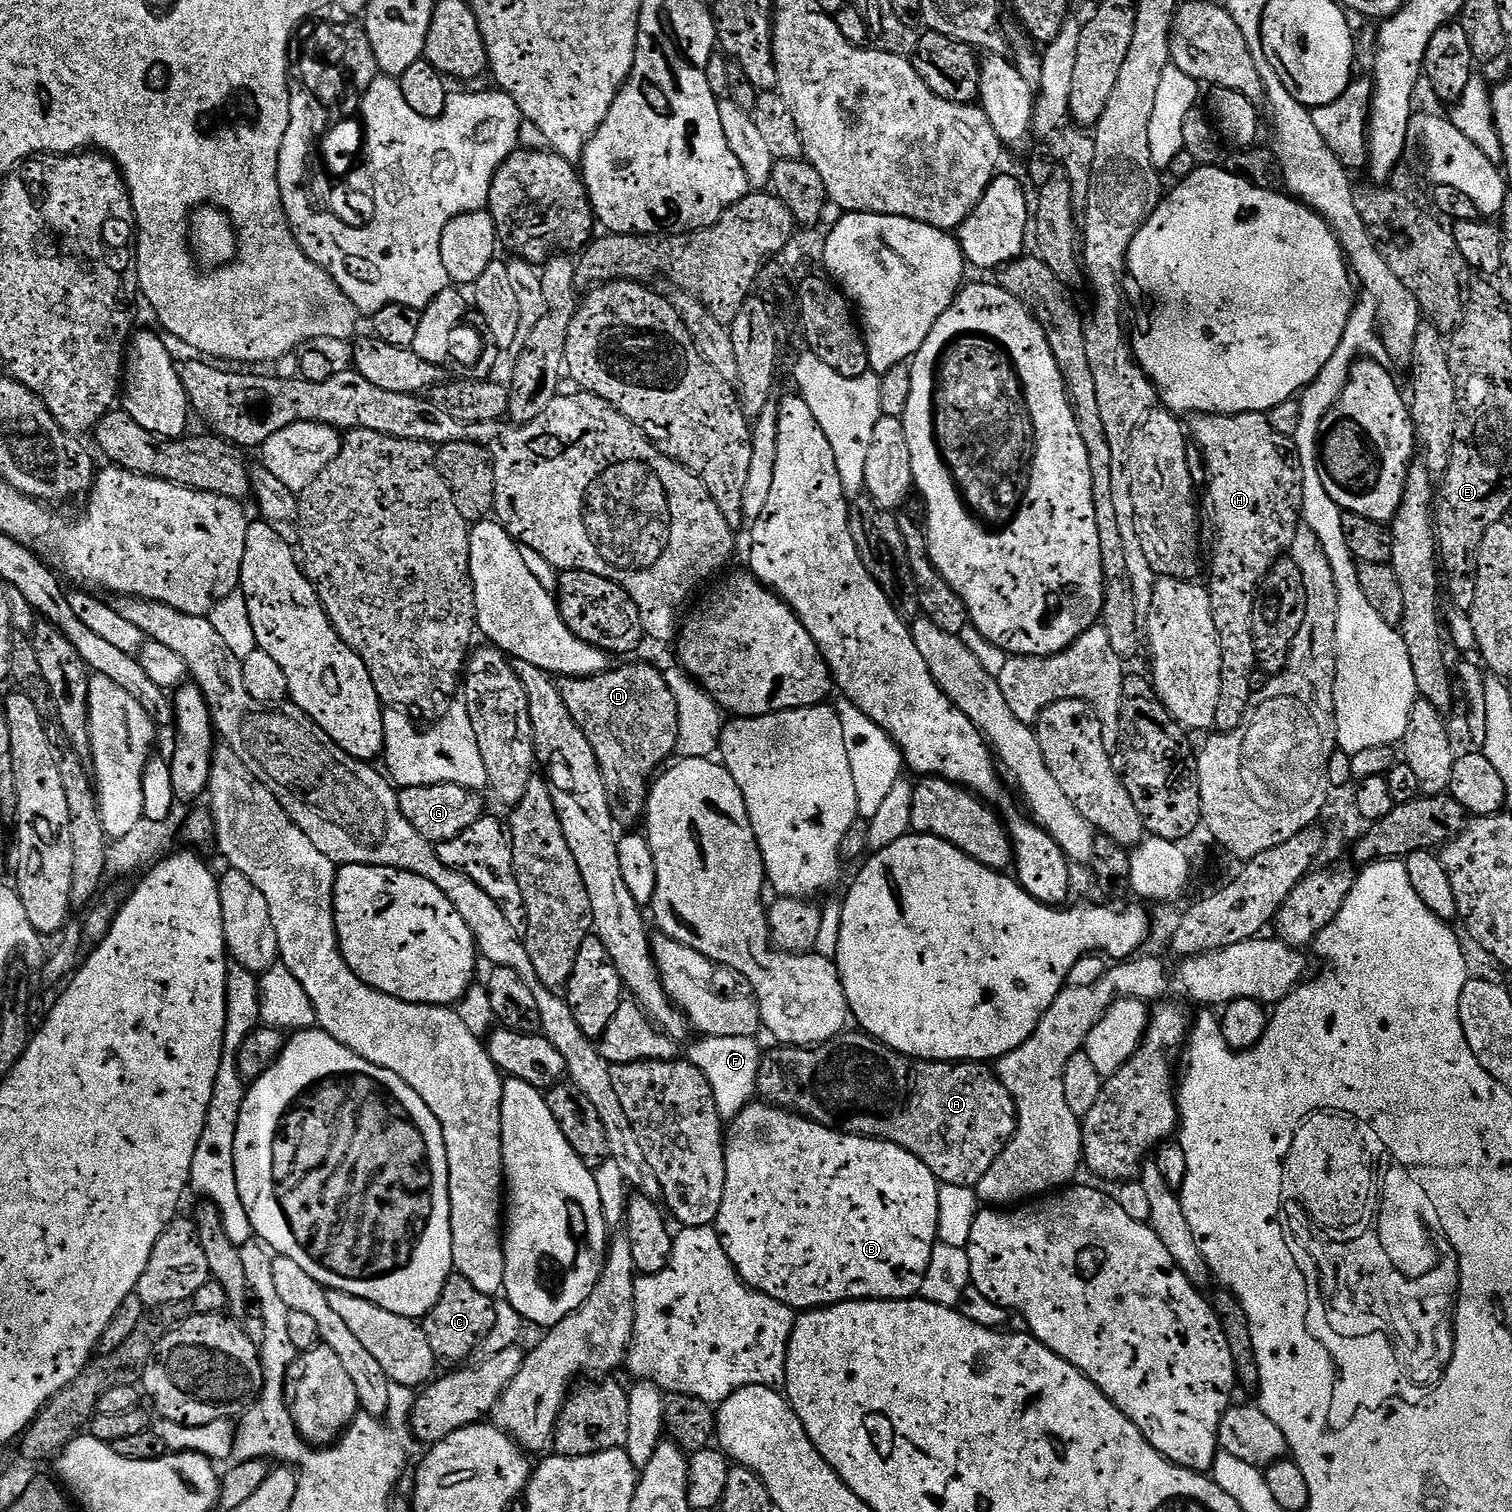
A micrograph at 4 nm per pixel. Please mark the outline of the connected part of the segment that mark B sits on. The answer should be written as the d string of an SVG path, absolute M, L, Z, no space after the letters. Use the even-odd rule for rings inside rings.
M753 1102L747 1104L743 1111L737 1114L735 1120L731 1121L730 1127L727 1129L724 1142L724 1161L726 1162L726 1190L722 1194L722 1210L718 1210L718 1218L714 1227L717 1234L720 1235L720 1241L730 1258L730 1262L736 1267L736 1273L740 1275L741 1280L753 1292L766 1294L793 1310L823 1308L825 1306L841 1304L843 1300L911 1300L920 1296L920 1287L924 1284L924 1275L930 1266L932 1248L938 1243L938 1194L940 1193L941 1183L936 1179L936 1175L922 1161L914 1158L914 1154L910 1154L893 1144L888 1144L884 1140L873 1140L867 1136L845 1136L843 1132L834 1132L826 1126L817 1124L815 1120L807 1116L798 1116L795 1112L789 1112L788 1109L781 1108L775 1104Z

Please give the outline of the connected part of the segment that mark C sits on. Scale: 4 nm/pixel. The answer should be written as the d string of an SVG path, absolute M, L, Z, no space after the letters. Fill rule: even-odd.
M453 1274L449 1276L432 1311L423 1317L422 1327L437 1361L449 1360L456 1364L459 1360L466 1359L479 1344L483 1345L496 1331L496 1300L482 1294L482 1290L466 1282L464 1276Z

